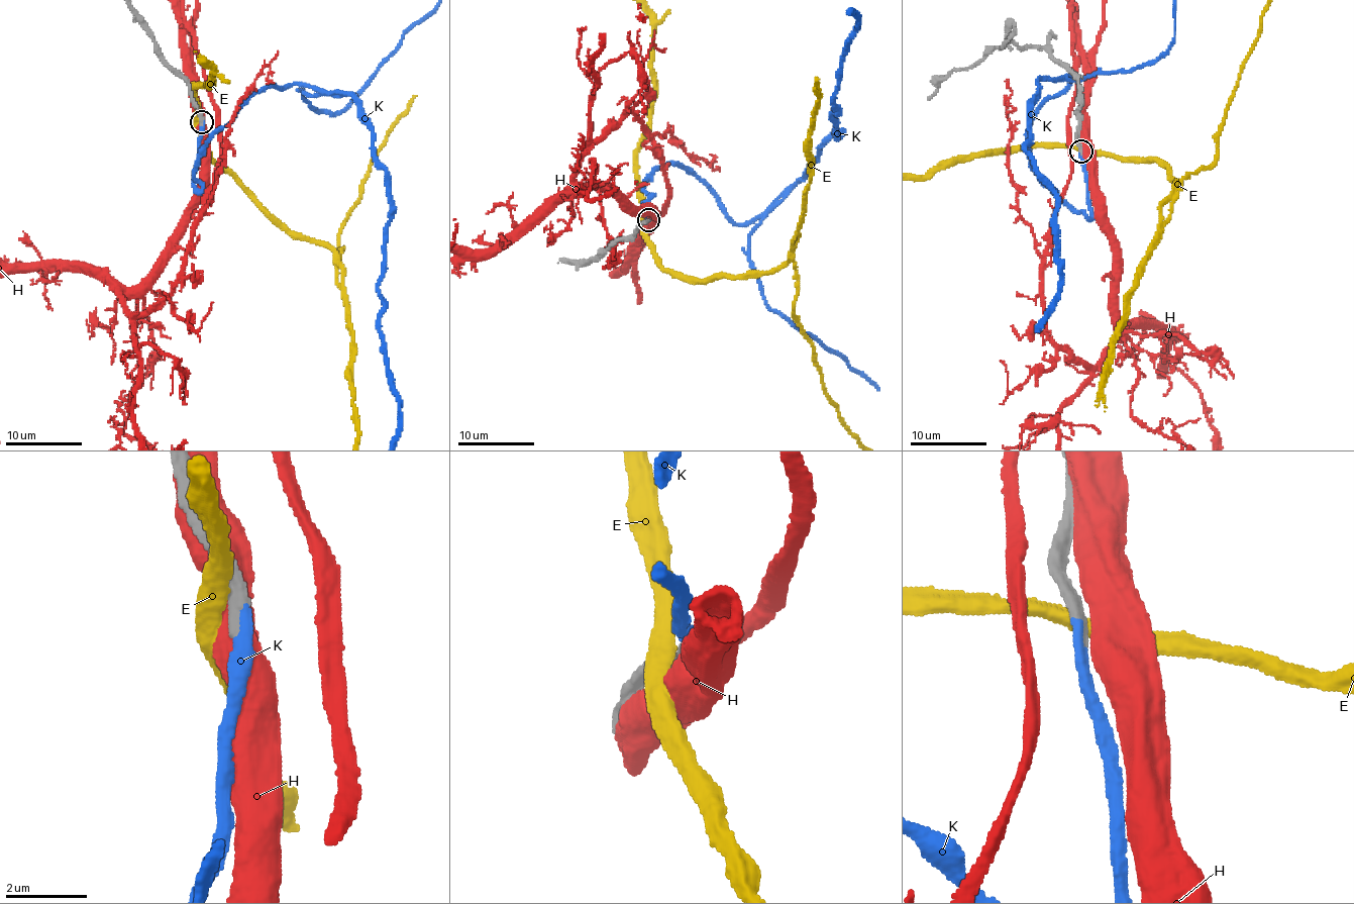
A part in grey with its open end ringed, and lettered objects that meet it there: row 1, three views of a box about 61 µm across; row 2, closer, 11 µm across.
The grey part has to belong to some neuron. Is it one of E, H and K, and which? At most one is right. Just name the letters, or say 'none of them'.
K

